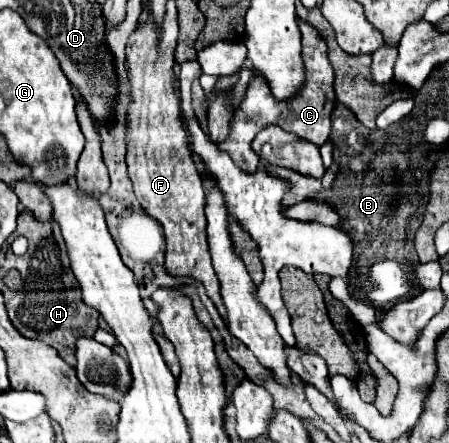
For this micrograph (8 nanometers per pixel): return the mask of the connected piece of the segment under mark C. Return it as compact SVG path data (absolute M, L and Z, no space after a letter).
M298 19L298 27L302 33L302 59L304 59L306 81L302 83L300 91L294 95L296 99L278 101L272 95L264 75L256 73L254 79L248 83L244 99L232 111L228 139L218 143L218 147L222 151L226 151L230 155L230 159L246 173L254 173L258 169L260 158L254 153L250 144L252 139L268 125L278 125L284 131L294 133L300 139L306 139L314 145L324 145L330 135L330 113L336 105L336 95L334 95L334 87L332 87L334 85L334 69L328 59L328 45L304 19Z

